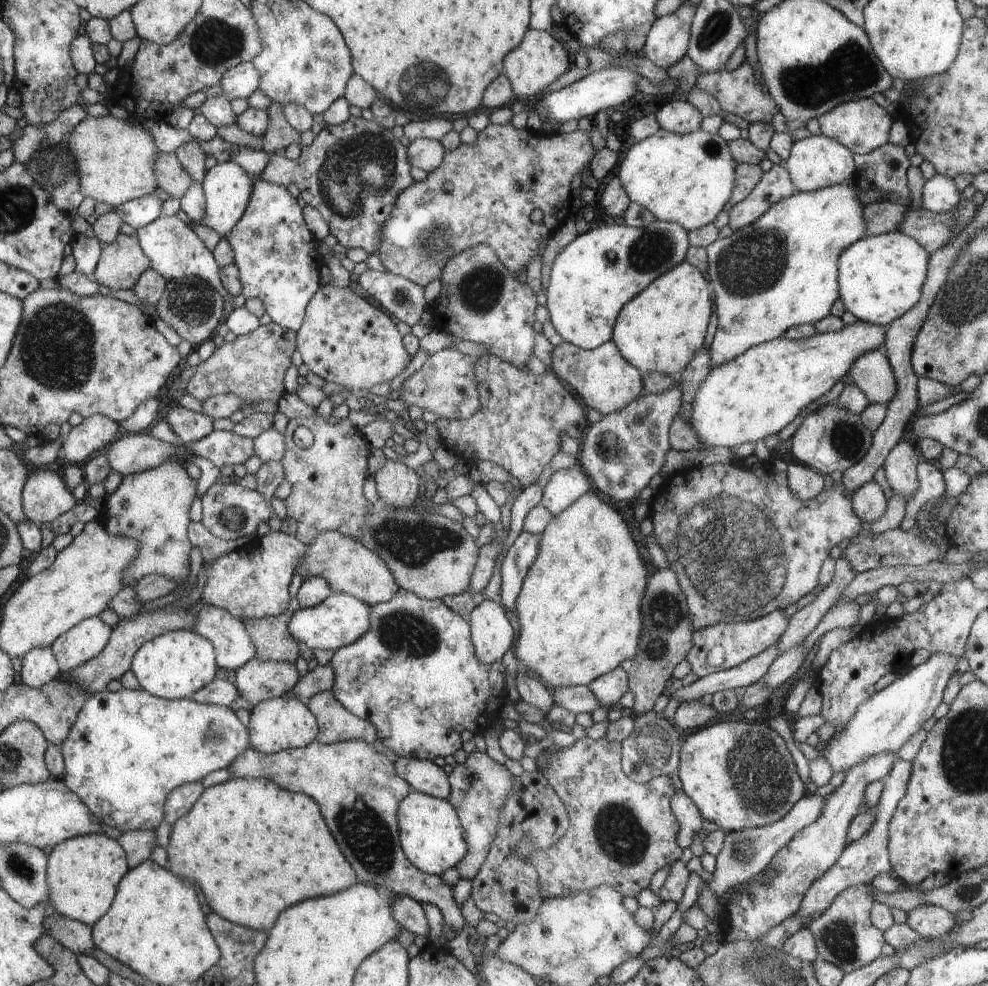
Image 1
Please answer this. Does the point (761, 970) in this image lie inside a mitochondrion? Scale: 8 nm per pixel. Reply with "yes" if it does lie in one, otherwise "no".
yes

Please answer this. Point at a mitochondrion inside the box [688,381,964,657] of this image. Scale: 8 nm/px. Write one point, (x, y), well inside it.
(848, 440)

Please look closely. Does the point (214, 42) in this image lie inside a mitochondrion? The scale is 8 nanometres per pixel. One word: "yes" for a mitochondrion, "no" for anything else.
yes

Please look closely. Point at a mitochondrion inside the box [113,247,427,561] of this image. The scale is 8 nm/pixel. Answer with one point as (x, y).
(191, 301)

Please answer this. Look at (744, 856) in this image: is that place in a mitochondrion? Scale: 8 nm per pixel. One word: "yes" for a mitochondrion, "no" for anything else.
yes

